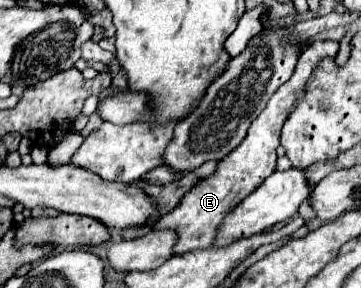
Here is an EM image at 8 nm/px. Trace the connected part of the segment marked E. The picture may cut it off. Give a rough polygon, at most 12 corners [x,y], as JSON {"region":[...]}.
{"region":[[316,40],[216,172],[154,228],[176,254],[214,244],[218,226],[276,170],[280,130],[338,42]]}

